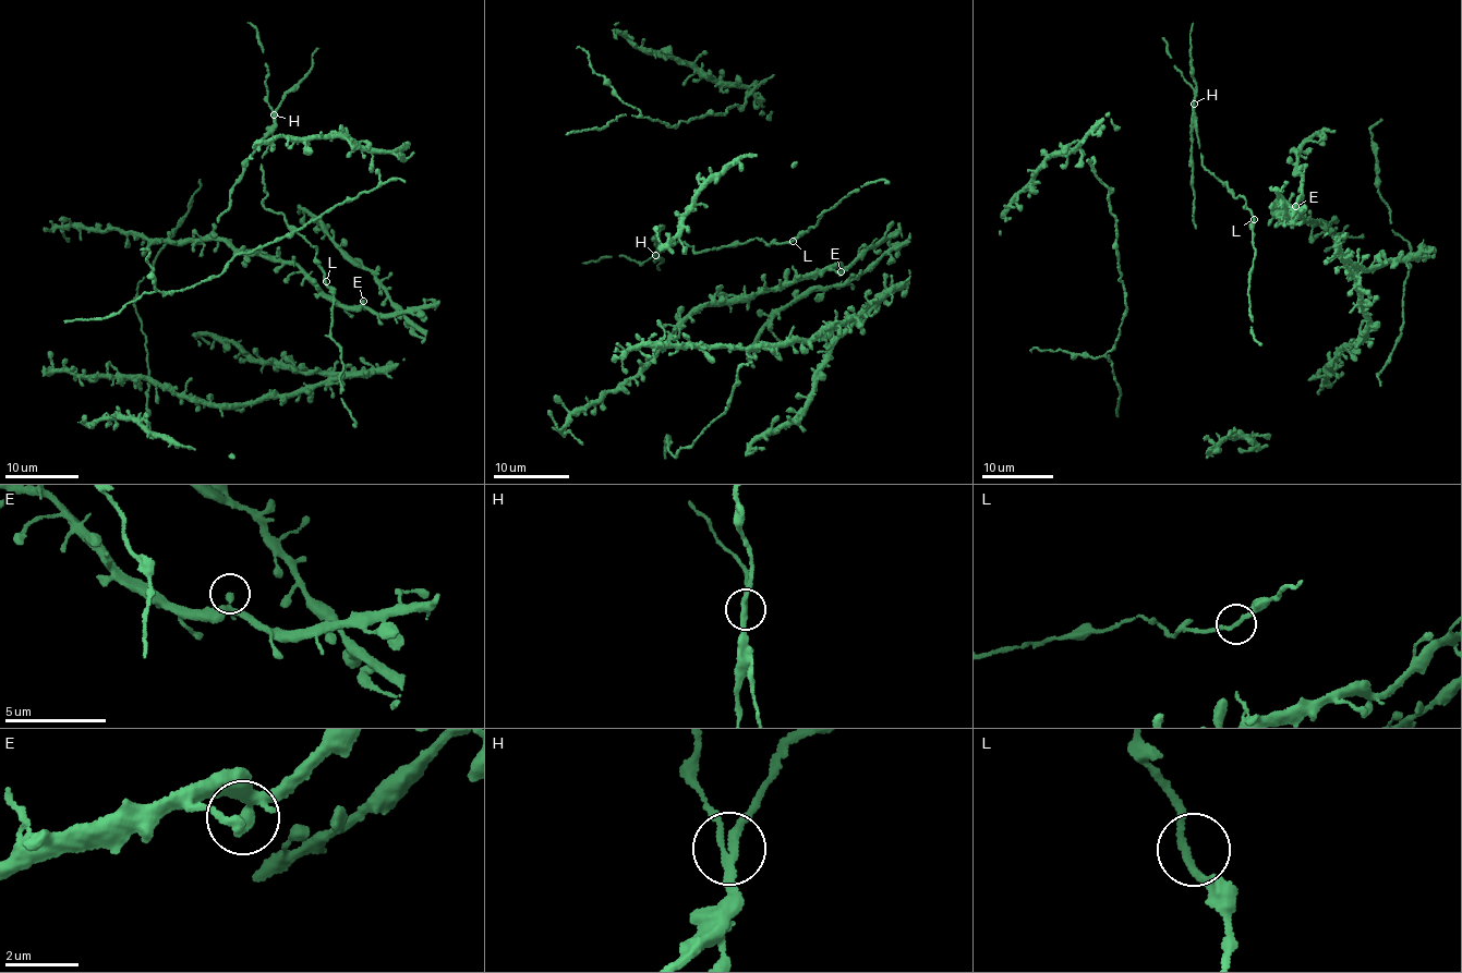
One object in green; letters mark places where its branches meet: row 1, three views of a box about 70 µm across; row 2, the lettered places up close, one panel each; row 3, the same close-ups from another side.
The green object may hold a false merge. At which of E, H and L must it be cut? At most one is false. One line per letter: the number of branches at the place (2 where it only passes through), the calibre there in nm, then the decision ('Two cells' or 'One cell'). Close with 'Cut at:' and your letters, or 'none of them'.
E: Branches: 3. Thickness 190 nm. One cell
H: Branches: 3. Thickness 200 nm. Two cells
L: Branches: 2. Thickness 190 nm. One cell
Cut at: H

